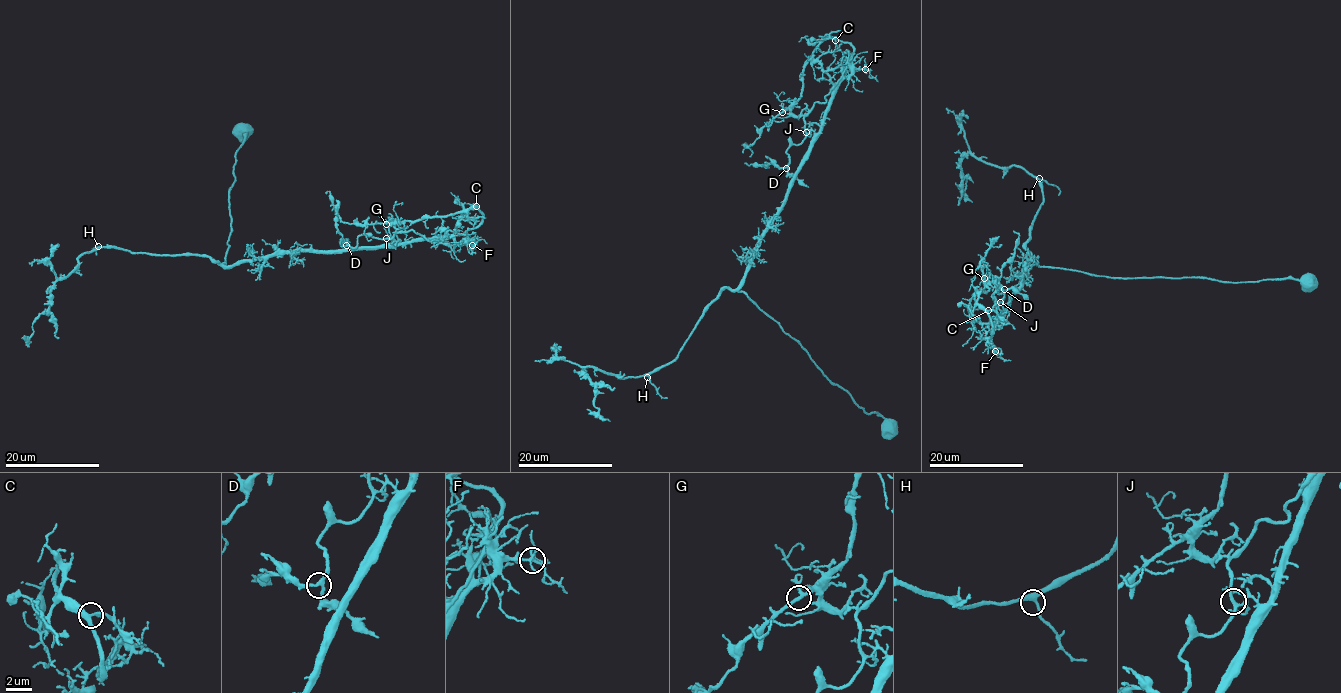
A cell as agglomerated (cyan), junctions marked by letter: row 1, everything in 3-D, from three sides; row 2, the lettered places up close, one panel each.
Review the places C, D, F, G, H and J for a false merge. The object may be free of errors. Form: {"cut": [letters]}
{"cut": ["J"]}

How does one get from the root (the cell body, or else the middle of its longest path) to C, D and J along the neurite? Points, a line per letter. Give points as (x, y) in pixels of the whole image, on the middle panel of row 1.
C: (891, 427), (830, 381), (799, 341), (738, 290), (850, 62), (853, 47), (835, 40)
D: (891, 427), (830, 381), (799, 341), (738, 290), (810, 154), (813, 131), (788, 148), (786, 168)
J: (891, 427), (889, 421), (864, 410), (830, 381), (799, 341), (738, 290), (810, 154), (815, 132), (805, 132)

